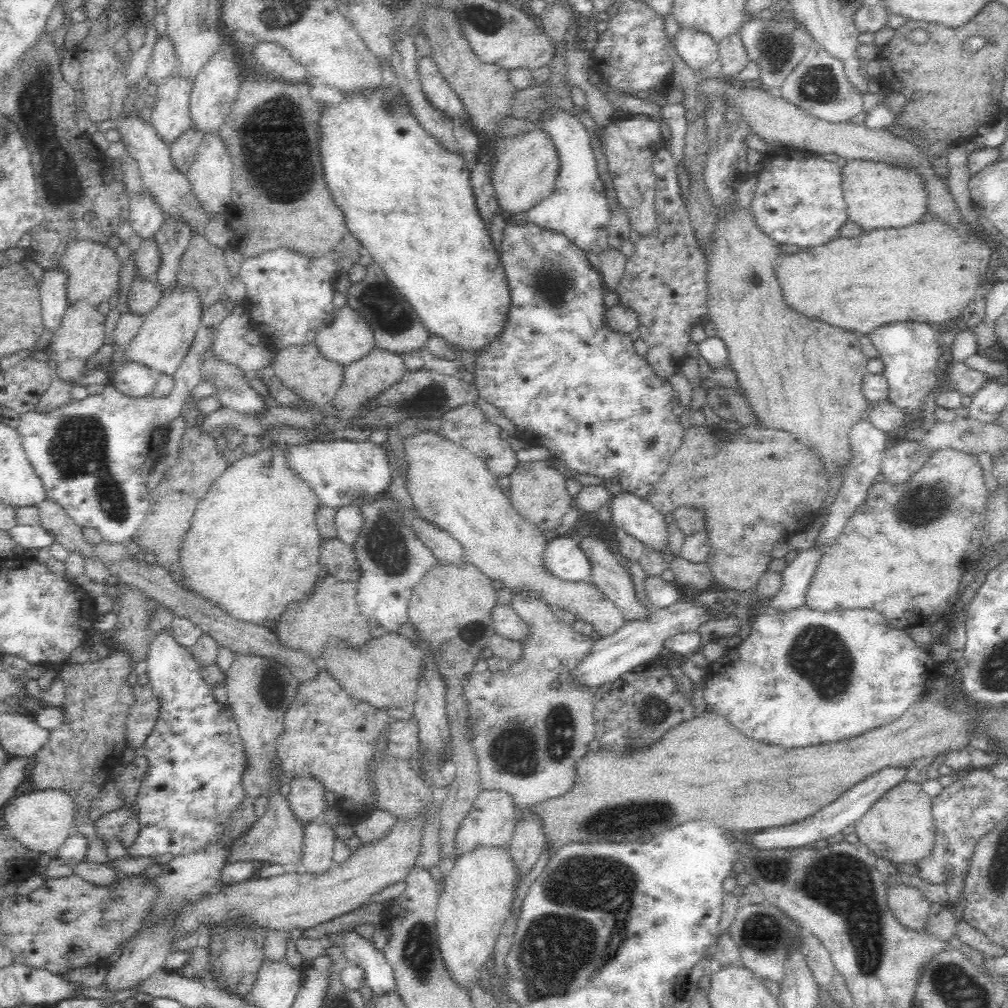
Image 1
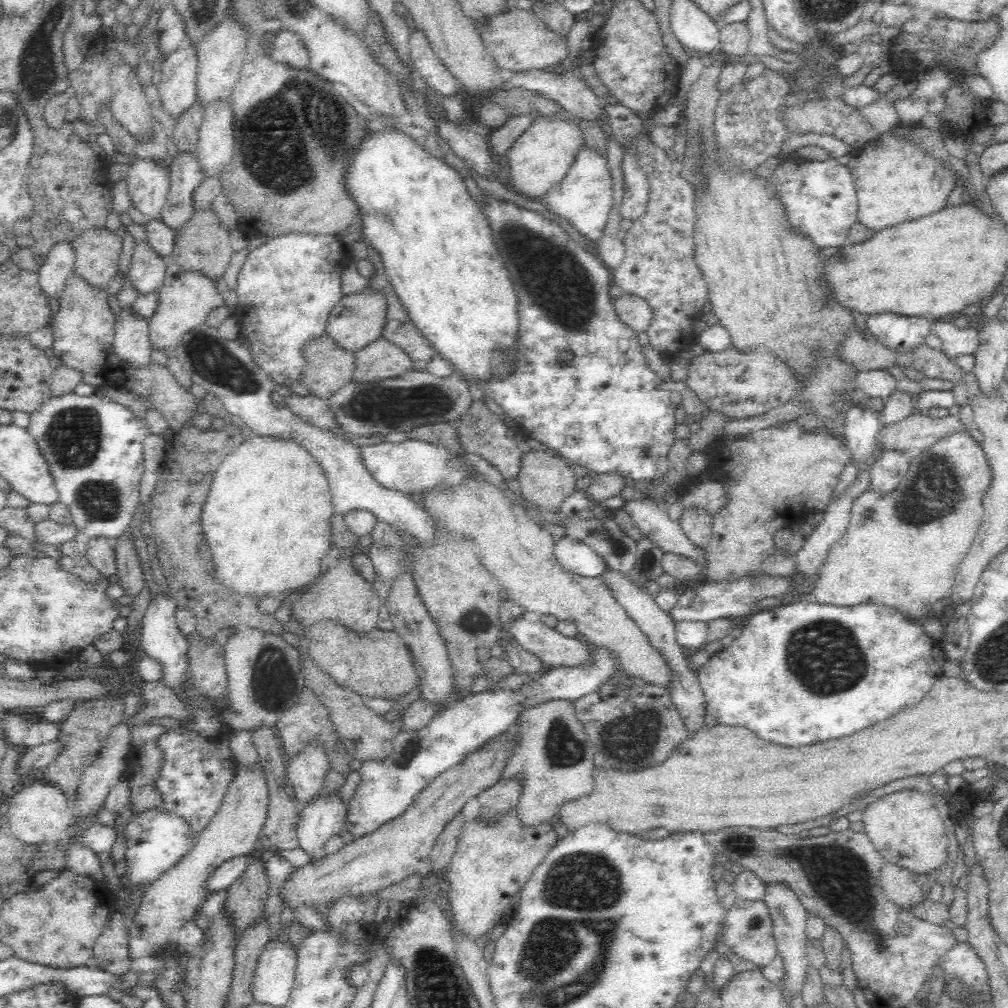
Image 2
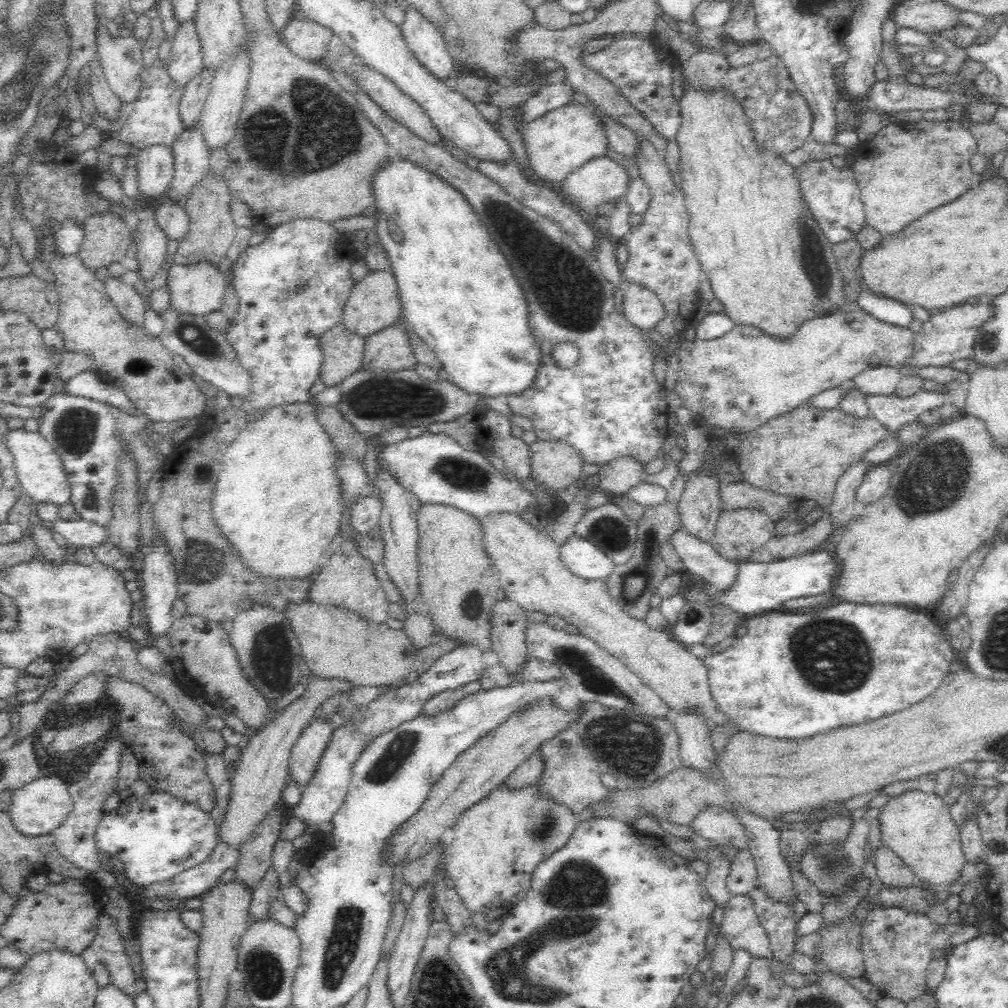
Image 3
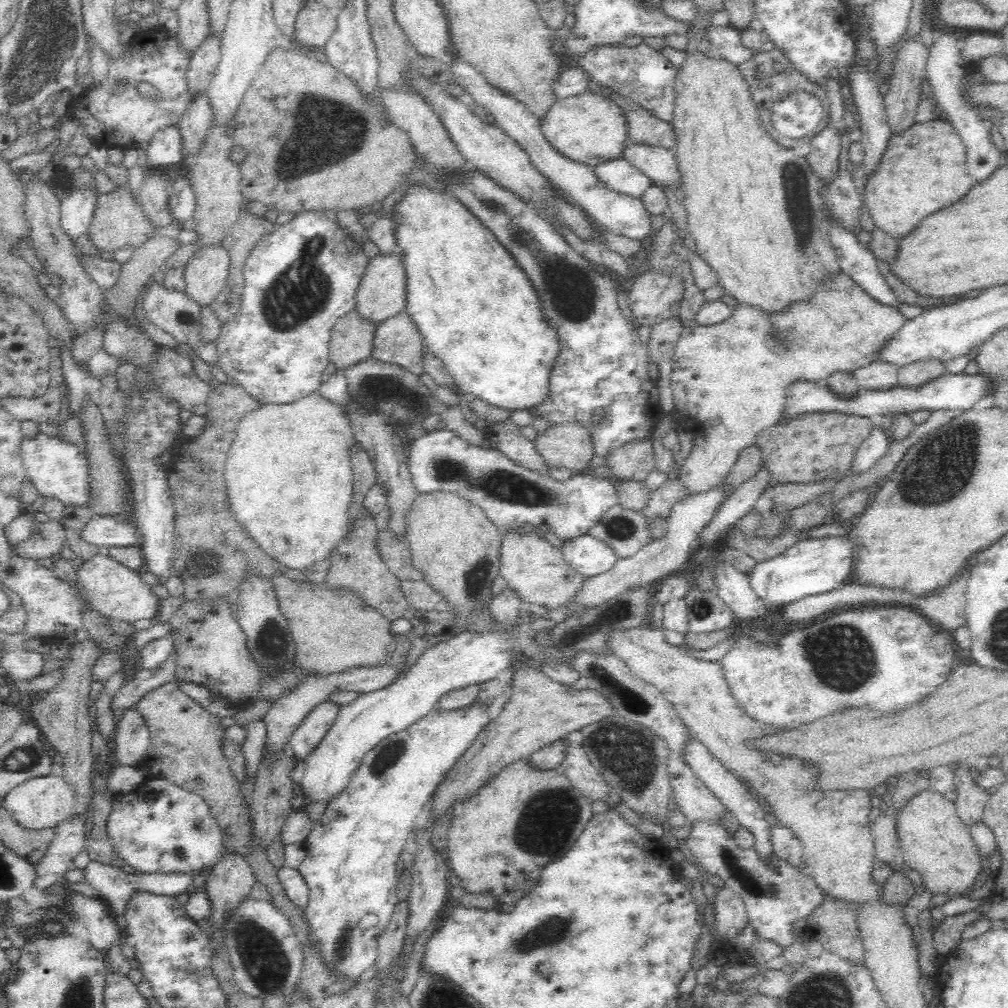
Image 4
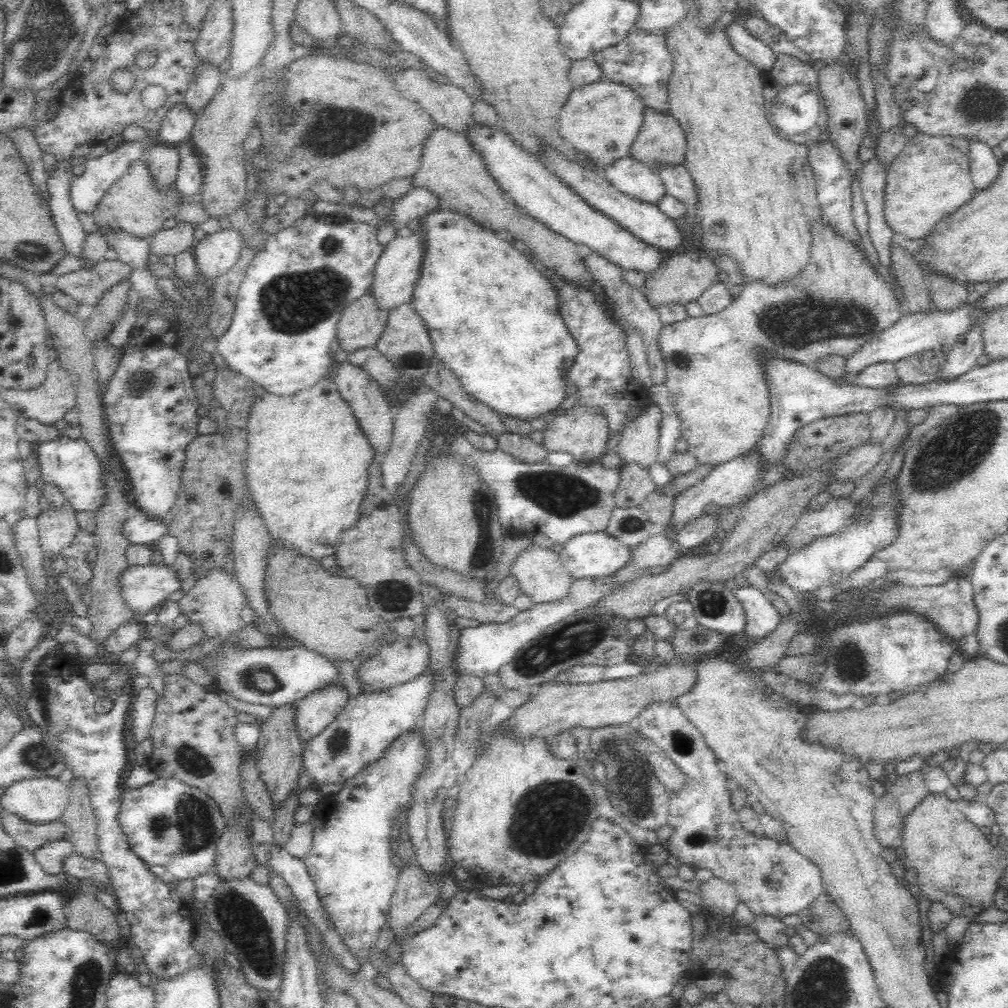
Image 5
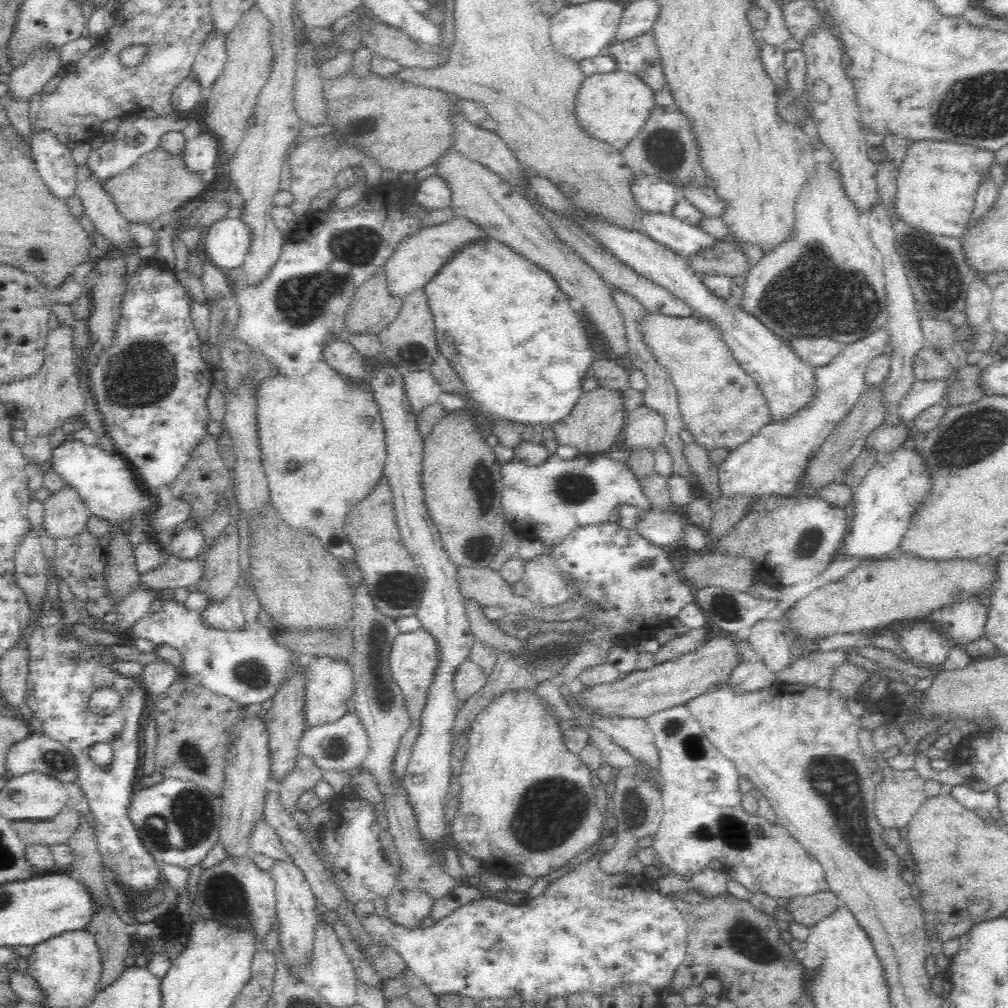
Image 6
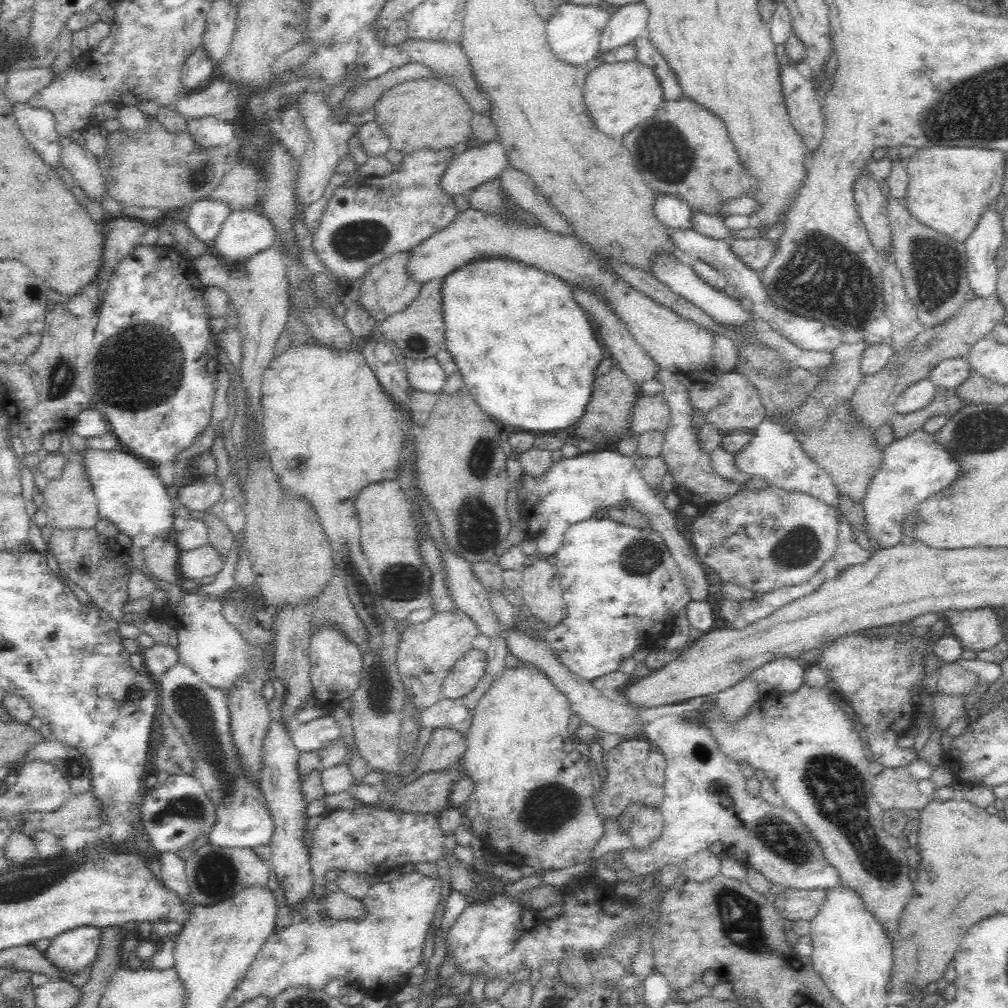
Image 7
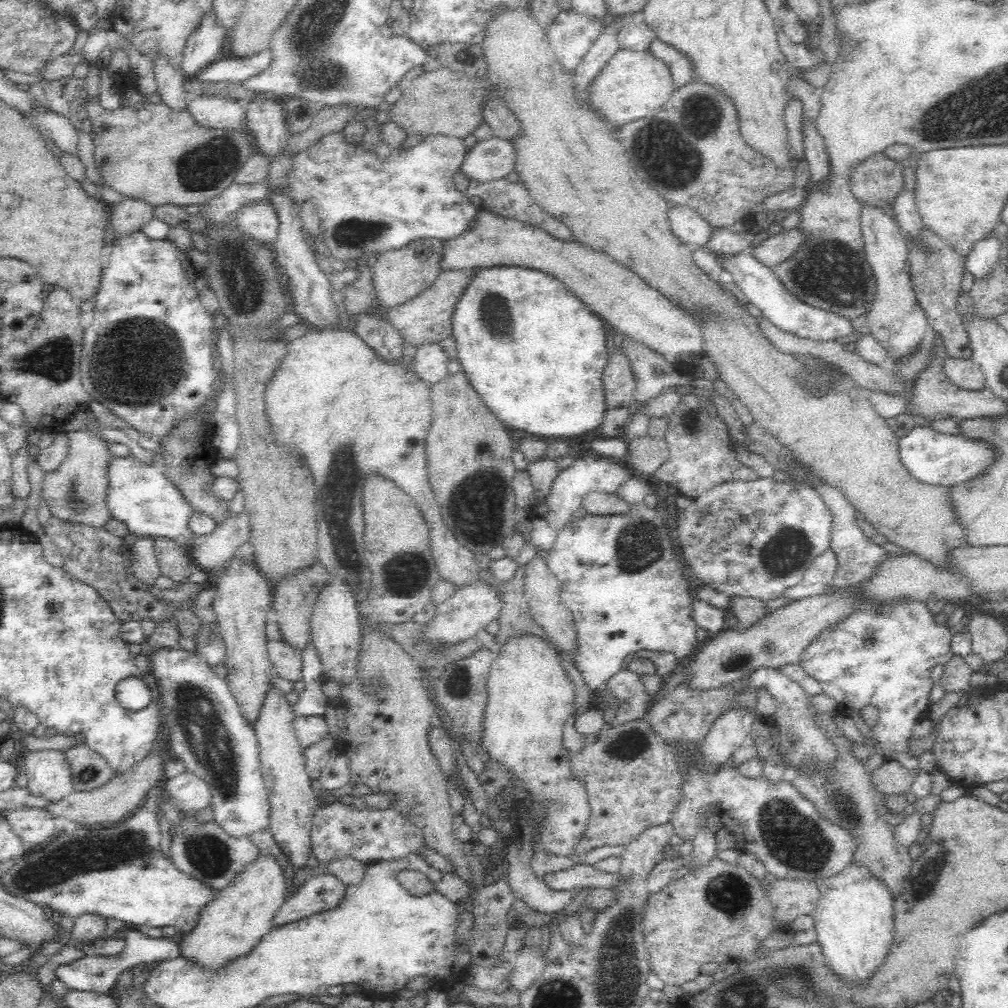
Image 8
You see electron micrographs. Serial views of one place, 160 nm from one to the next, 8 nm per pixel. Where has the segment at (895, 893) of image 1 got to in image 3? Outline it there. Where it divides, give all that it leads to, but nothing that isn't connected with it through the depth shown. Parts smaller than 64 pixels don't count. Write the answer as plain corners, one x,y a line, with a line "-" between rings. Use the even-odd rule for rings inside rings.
884,841
874,850
874,864
878,878
884,886
906,888
917,882
913,872

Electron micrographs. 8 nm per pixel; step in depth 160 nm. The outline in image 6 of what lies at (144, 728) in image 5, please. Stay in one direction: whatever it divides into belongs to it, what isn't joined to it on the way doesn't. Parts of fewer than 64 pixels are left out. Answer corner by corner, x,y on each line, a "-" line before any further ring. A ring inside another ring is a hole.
156,656
153,661
148,661
143,666
143,673
140,677
146,692
158,696
170,689
179,671
170,661

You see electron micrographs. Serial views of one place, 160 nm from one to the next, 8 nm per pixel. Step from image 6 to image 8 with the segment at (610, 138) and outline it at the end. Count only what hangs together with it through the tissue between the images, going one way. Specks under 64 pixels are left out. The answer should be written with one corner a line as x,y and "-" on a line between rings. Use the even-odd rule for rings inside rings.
618,48
600,75
590,84
589,99
594,107
604,113
609,124
619,128
633,120
654,116
675,90
676,84
669,65
650,52
649,48

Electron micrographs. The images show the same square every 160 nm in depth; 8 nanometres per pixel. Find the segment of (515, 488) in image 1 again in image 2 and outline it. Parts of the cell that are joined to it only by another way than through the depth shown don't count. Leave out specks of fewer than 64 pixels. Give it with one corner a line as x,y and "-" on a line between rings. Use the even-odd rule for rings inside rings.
530,450
521,458
521,470
517,476
520,483
520,496
539,506
541,510
554,512
561,502
571,493
576,491
577,478
572,470
571,463
560,456
550,454
548,450

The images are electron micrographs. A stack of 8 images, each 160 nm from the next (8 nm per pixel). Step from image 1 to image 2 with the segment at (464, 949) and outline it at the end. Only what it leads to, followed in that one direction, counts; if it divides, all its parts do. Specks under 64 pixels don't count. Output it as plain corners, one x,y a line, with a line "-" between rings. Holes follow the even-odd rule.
516,806
506,809
493,819
478,816
471,820
465,819
461,824
459,839
445,877
447,894
455,913
457,927
475,941
490,932
504,915
511,912
528,877
545,859
556,842
558,834
550,819
526,825
520,821

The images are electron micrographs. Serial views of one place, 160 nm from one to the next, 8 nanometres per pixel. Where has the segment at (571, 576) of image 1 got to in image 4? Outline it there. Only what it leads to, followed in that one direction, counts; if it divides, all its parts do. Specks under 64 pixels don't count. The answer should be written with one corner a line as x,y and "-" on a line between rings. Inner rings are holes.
590,533
564,542
564,560
582,577
593,577
610,570
619,559
612,546

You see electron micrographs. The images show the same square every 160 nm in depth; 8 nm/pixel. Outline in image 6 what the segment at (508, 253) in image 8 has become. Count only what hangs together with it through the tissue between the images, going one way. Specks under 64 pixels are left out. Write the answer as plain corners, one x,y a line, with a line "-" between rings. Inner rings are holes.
453,216
451,220
437,226
424,227
418,234
402,240
388,258
383,270
388,275
388,289
396,295
405,296
409,292
422,288
458,254
462,248
491,240
490,233
468,218
-
646,312
635,322
637,332
641,335
641,342
648,347
650,354
658,364
668,369
670,378
678,389
679,409
684,418
685,429
690,432
694,442
712,448
738,448
740,444
748,442
754,433
771,420
771,410
766,397
759,386
745,374
733,358
731,350
719,335
719,330
707,318
693,316
668,316
659,312

